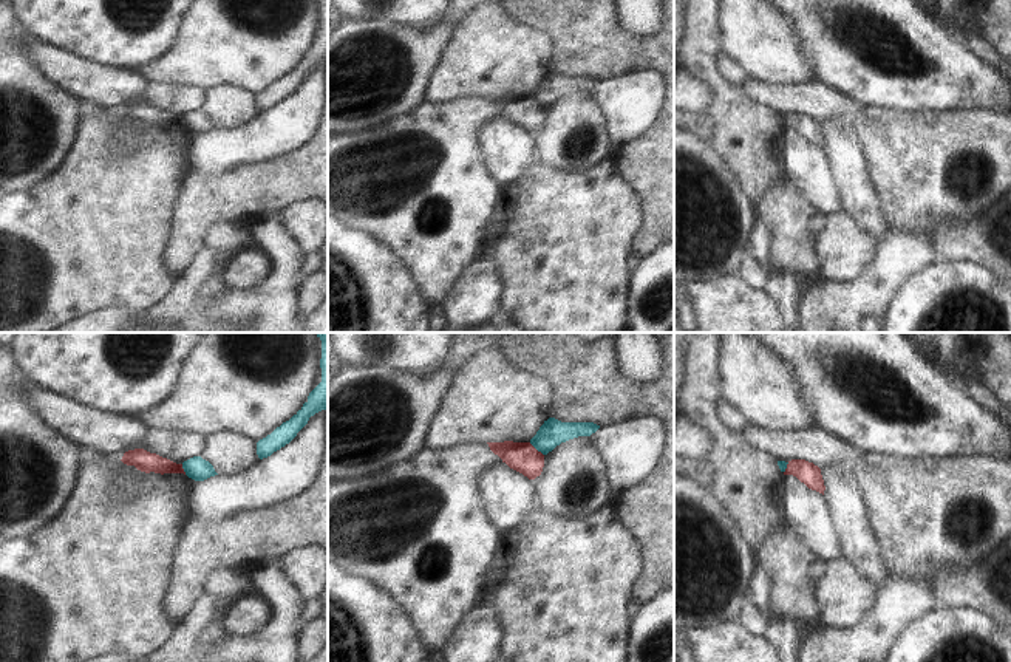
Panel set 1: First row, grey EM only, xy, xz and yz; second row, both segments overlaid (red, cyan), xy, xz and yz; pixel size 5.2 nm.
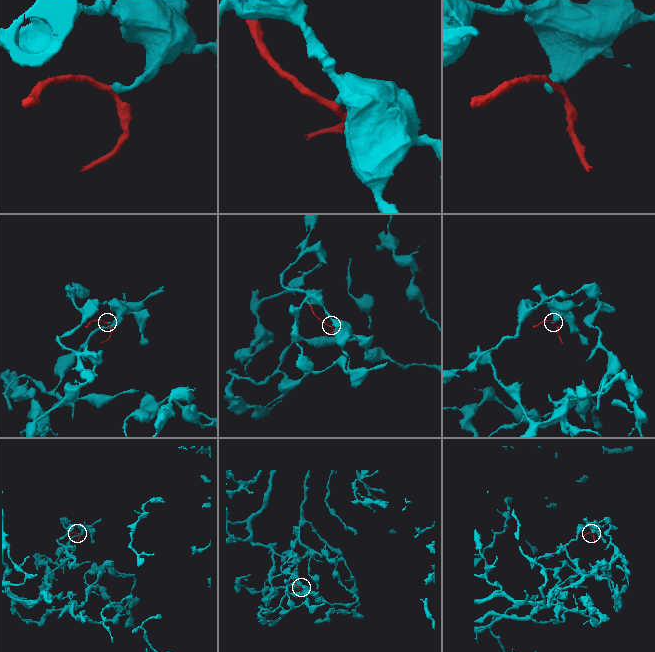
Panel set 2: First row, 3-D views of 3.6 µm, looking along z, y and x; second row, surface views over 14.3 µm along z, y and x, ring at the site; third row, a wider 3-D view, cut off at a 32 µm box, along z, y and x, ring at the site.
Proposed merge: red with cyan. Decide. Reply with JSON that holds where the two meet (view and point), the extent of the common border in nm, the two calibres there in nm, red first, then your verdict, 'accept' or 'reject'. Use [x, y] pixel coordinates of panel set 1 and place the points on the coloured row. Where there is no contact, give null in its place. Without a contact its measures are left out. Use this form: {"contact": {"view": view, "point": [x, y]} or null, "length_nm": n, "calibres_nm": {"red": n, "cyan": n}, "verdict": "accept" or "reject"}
{"contact": {"view": "xz", "point": [535, 449]}, "length_nm": 100, "calibres_nm": {"red": 160, "cyan": 140}, "verdict": "reject"}

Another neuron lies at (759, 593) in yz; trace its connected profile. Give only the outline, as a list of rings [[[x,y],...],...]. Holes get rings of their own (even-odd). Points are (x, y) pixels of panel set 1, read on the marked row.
[[[757,563],[747,591],[747,600],[759,606],[768,616],[768,620],[773,617],[771,588],[773,582],[770,574],[761,566],[761,563]]]

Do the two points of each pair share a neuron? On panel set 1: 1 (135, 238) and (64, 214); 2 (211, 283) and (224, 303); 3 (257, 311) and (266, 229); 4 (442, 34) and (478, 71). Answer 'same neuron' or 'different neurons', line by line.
1: same neuron
2: different neurons
3: same neuron
4: different neurons

